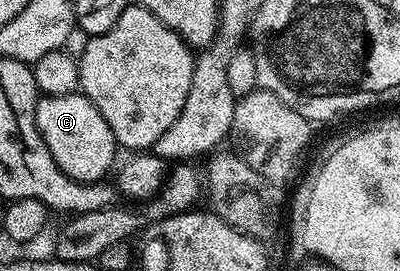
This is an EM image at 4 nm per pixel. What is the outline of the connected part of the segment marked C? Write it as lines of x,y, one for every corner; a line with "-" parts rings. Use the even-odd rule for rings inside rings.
79,91
61,96
41,95
36,102
36,125
46,142
48,153
72,180
93,184
96,180
104,180
108,171
113,171
118,153
114,134
110,126
106,126
106,118
102,118
99,110

